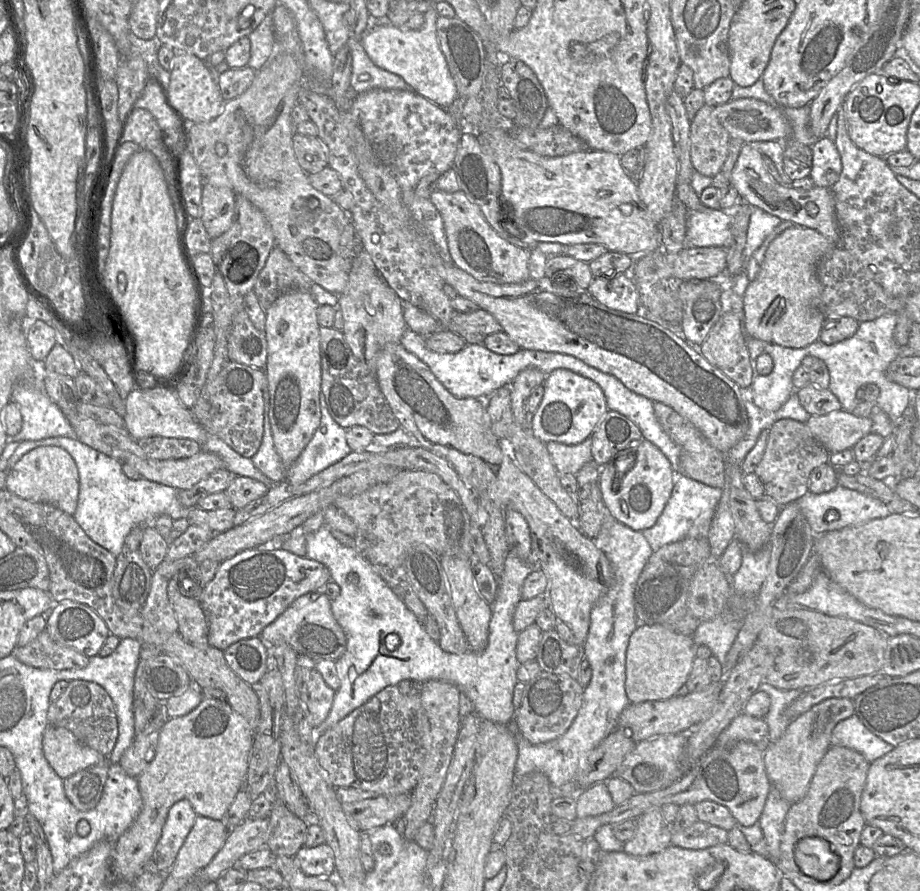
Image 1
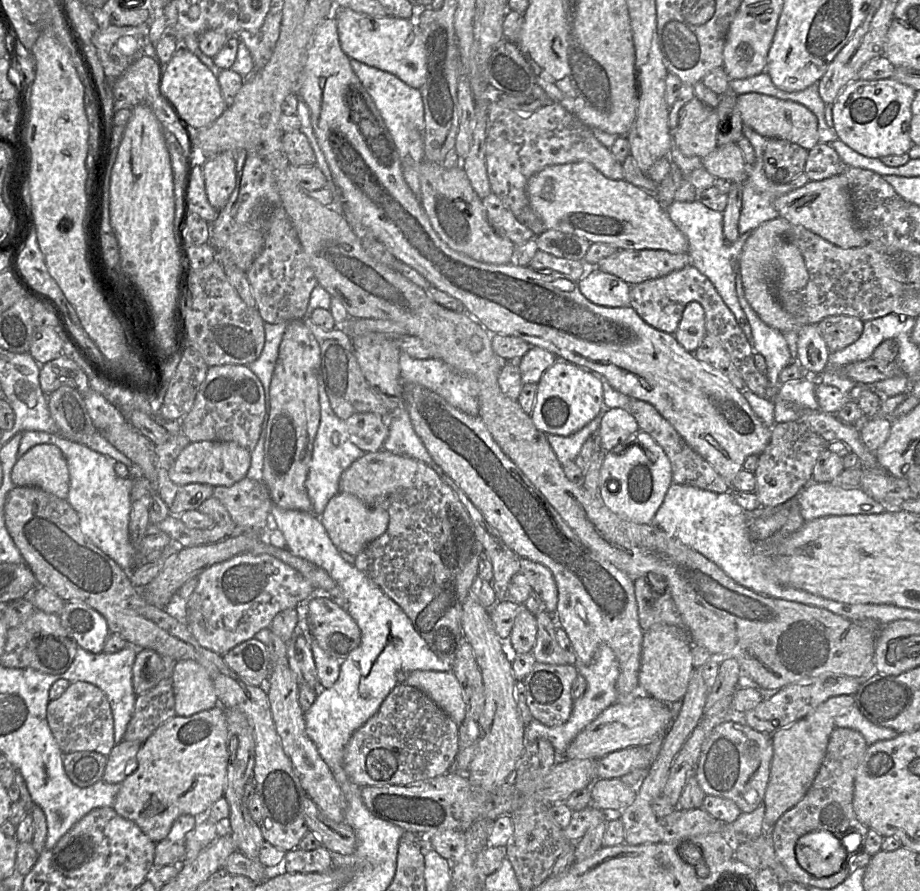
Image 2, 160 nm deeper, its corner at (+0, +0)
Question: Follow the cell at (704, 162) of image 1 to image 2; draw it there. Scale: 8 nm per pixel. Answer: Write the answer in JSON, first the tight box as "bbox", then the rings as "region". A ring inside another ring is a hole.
{"bbox":[673,96,719,158],"region":[[[696,96],[680,112],[680,123],[673,132],[673,143],[688,157],[704,158],[718,146],[719,115]]]}

